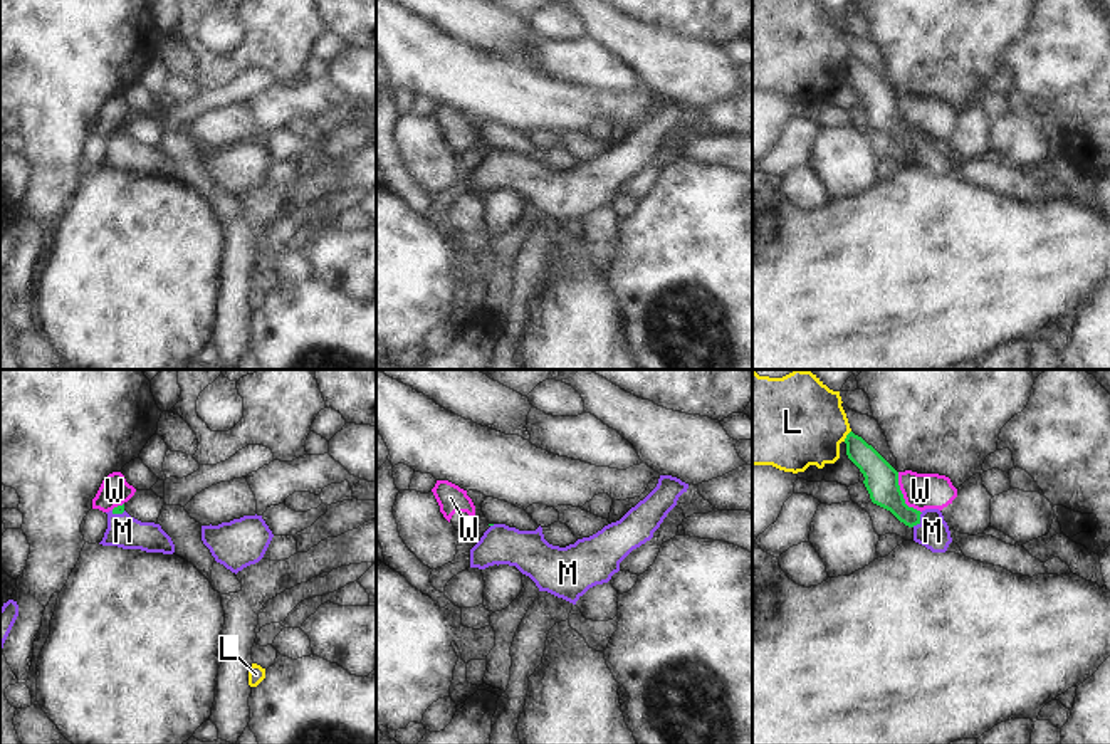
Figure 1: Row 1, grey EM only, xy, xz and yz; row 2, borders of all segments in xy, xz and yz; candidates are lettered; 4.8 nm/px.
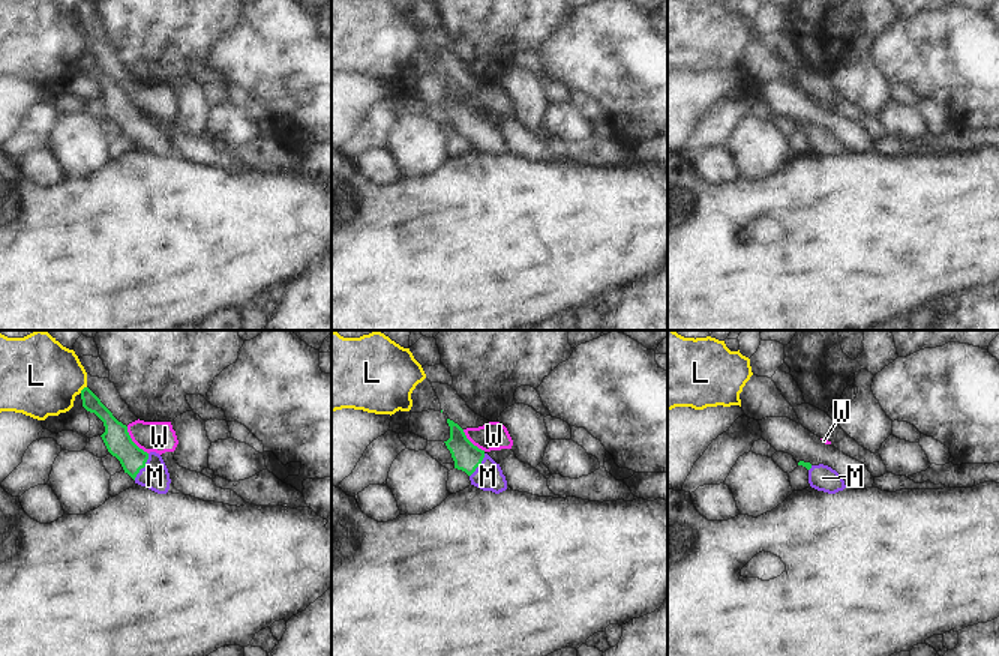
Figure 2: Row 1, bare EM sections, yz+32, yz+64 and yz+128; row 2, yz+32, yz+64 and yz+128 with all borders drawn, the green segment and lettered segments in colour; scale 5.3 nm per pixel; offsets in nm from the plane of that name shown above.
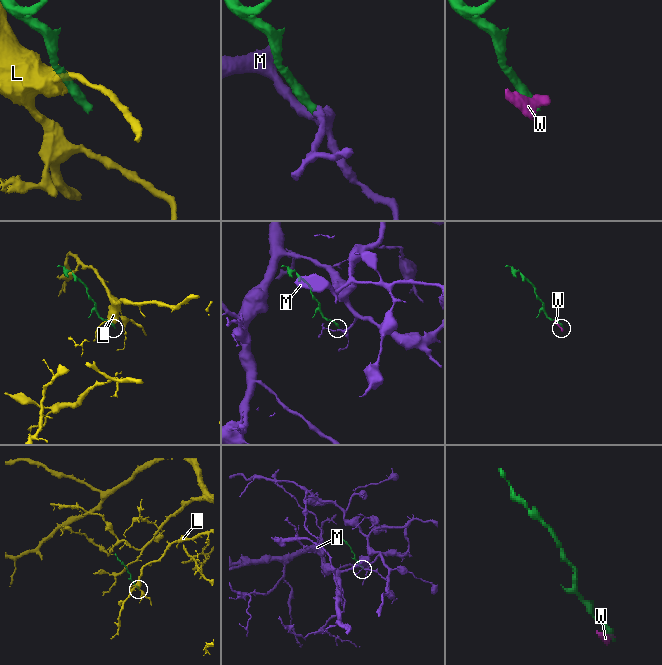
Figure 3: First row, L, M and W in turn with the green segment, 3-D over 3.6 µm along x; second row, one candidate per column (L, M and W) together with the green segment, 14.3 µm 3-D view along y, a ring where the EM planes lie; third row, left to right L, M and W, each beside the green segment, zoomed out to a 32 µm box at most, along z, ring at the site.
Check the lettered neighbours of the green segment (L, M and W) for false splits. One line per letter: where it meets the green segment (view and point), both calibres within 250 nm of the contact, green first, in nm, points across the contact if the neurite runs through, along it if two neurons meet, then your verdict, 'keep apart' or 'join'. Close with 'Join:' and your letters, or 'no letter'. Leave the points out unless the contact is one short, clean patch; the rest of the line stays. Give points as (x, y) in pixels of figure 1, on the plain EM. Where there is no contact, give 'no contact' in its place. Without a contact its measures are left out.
L: yz (847, 59) | 150/440 nm | keep apart
M: yz (919, 145) | 160/150 nm | across yz (882, 108), (884, 115), (919, 145), (932, 155) | join
W: yz (902, 120) | 160/180 nm | along yz (897, 96), (904, 125), (921, 136) | keep apart
Join: M

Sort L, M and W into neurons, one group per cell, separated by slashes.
L / M / W

